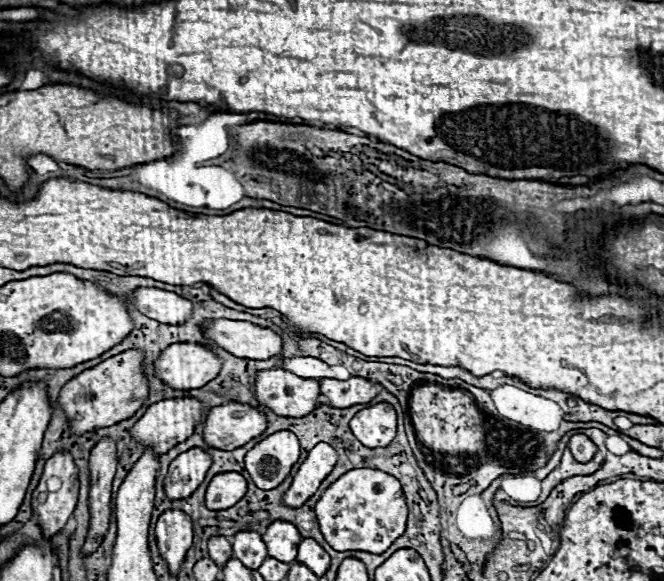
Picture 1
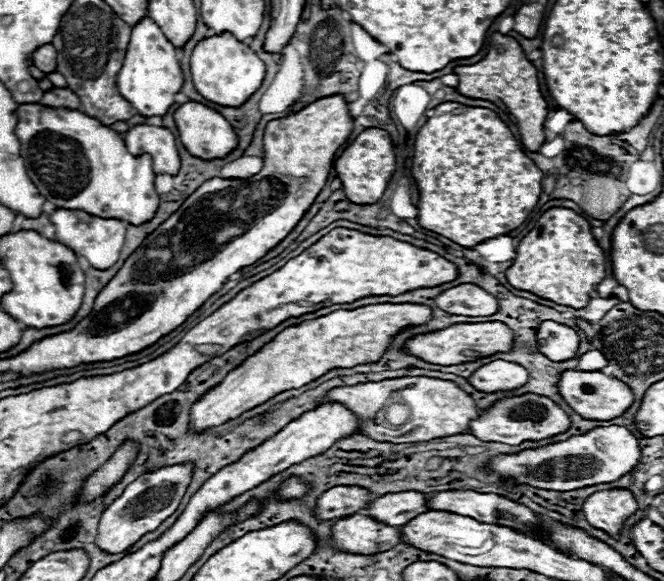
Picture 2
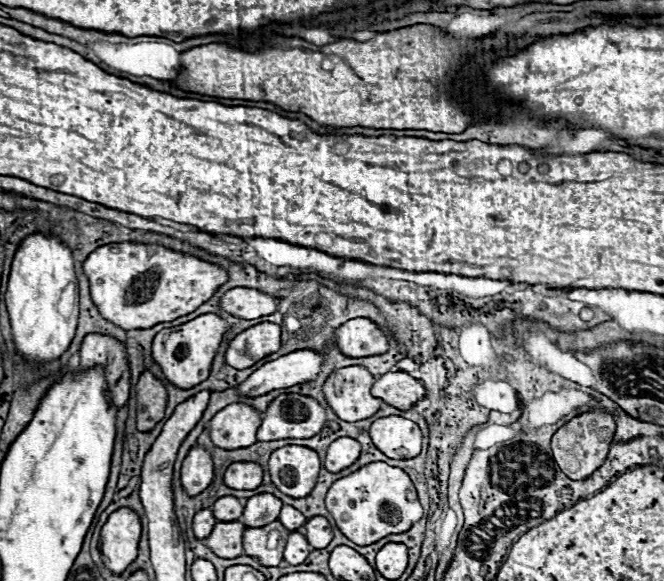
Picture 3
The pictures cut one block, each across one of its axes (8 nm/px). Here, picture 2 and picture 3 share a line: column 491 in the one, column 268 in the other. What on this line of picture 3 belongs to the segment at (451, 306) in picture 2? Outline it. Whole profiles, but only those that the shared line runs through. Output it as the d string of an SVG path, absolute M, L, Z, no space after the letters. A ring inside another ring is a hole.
M232 288L228 290L222 300L220 306L230 312L232 316L244 318L244 320L252 320L252 318L260 318L260 316L268 316L272 312L276 312L276 300L260 290L254 288Z

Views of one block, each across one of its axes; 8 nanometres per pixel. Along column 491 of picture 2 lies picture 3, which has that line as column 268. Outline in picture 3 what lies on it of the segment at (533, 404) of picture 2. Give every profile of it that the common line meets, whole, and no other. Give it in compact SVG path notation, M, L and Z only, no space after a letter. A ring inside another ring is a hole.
M280 394L262 414L258 440L272 442L284 438L312 438L324 428L326 412L310 396Z

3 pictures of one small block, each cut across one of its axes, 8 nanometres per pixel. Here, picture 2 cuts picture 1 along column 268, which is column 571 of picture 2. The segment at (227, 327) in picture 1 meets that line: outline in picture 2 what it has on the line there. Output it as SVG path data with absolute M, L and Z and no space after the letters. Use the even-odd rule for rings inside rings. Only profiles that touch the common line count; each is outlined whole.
M552 320L540 324L536 332L536 340L538 340L538 350L552 362L564 362L574 358L580 342L578 334L572 328Z

